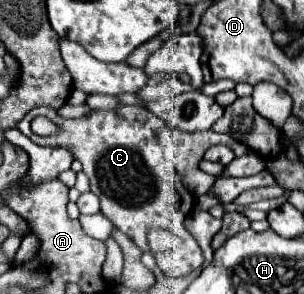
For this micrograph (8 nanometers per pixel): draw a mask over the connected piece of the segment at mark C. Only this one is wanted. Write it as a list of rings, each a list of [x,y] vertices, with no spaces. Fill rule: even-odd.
[[[41,106],[29,112],[17,124],[17,128],[39,146],[67,146],[69,150],[73,150],[75,158],[83,164],[83,172],[89,178],[91,192],[97,194],[97,198],[101,200],[101,212],[121,232],[125,232],[133,242],[137,242],[143,252],[149,250],[147,232],[151,228],[167,228],[181,236],[183,252],[171,250],[167,254],[155,254],[163,256],[163,260],[157,260],[157,264],[167,276],[185,276],[203,264],[201,248],[197,260],[197,244],[187,234],[187,230],[183,230],[183,220],[193,210],[195,196],[183,186],[177,170],[173,170],[173,164],[165,160],[163,148],[157,140],[157,130],[165,128],[165,124],[153,112],[141,106],[121,106],[117,112],[95,110],[91,116],[79,120],[65,120],[53,108]],[[35,116],[49,118],[53,124],[57,124],[59,132],[53,136],[33,134],[31,120]]]

